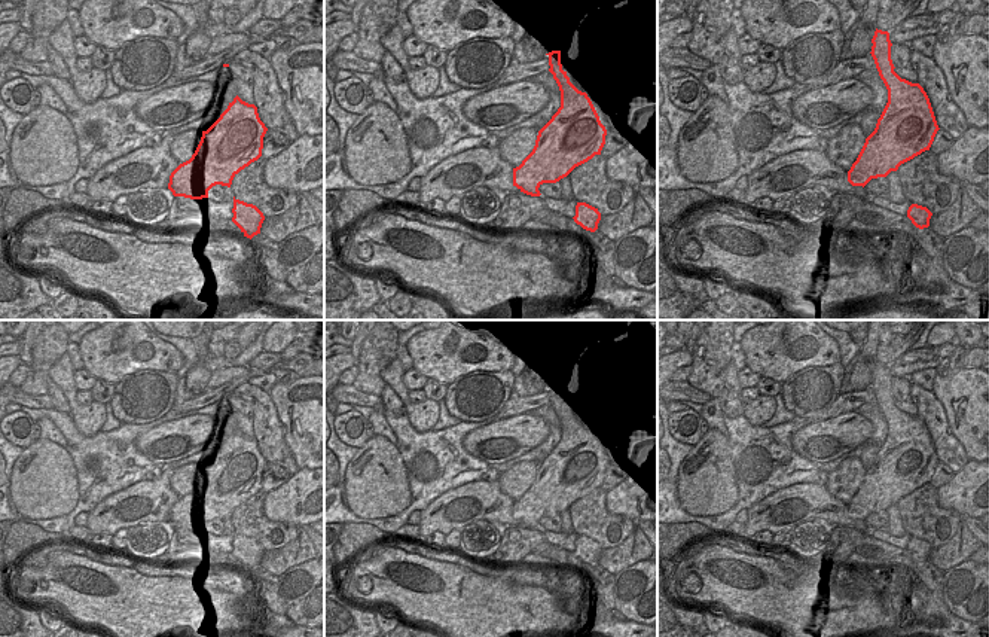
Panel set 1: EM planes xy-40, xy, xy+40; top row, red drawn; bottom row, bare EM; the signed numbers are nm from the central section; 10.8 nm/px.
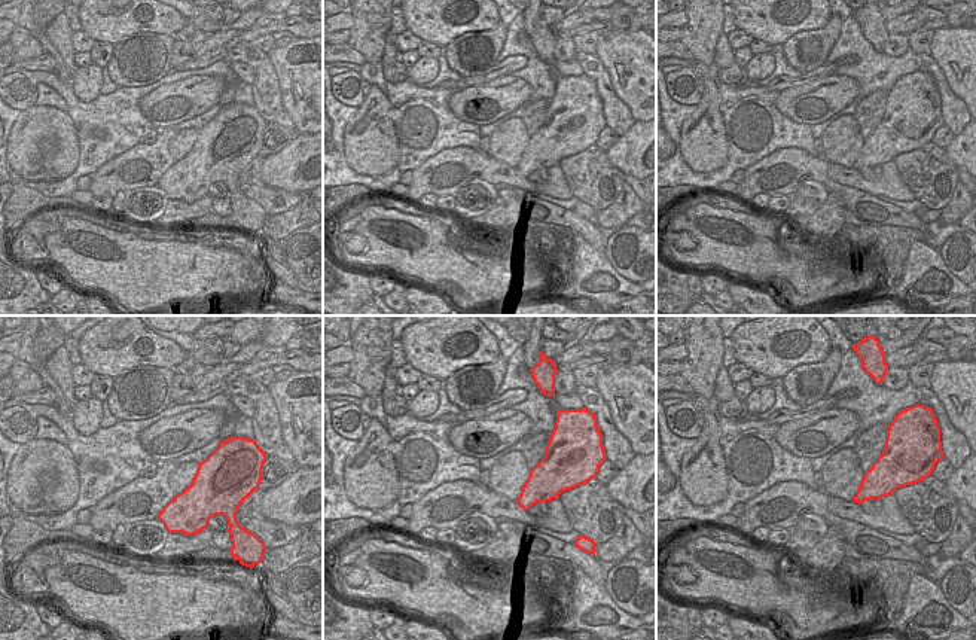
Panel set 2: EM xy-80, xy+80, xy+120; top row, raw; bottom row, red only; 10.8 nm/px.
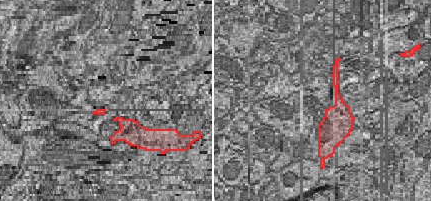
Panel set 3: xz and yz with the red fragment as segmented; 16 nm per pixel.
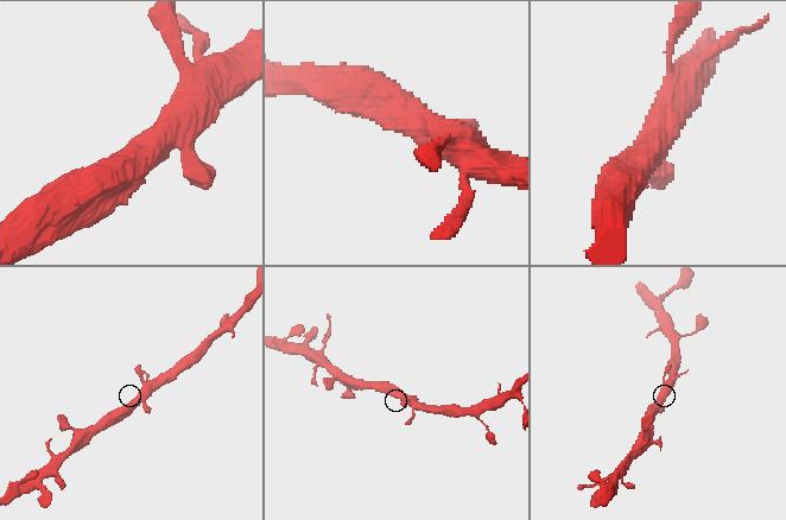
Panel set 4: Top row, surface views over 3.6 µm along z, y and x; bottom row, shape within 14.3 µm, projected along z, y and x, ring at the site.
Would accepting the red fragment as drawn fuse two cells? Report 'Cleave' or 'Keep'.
Keep.

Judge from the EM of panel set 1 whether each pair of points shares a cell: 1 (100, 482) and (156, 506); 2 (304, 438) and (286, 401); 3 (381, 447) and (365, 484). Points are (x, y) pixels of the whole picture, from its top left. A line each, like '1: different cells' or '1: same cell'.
1: different cells
2: same cell
3: same cell

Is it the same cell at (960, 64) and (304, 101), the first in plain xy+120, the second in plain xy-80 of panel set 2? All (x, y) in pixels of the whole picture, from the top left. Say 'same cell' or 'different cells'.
same cell

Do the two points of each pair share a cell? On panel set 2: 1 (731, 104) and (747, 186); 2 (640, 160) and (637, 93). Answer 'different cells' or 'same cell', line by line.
1: different cells
2: different cells

